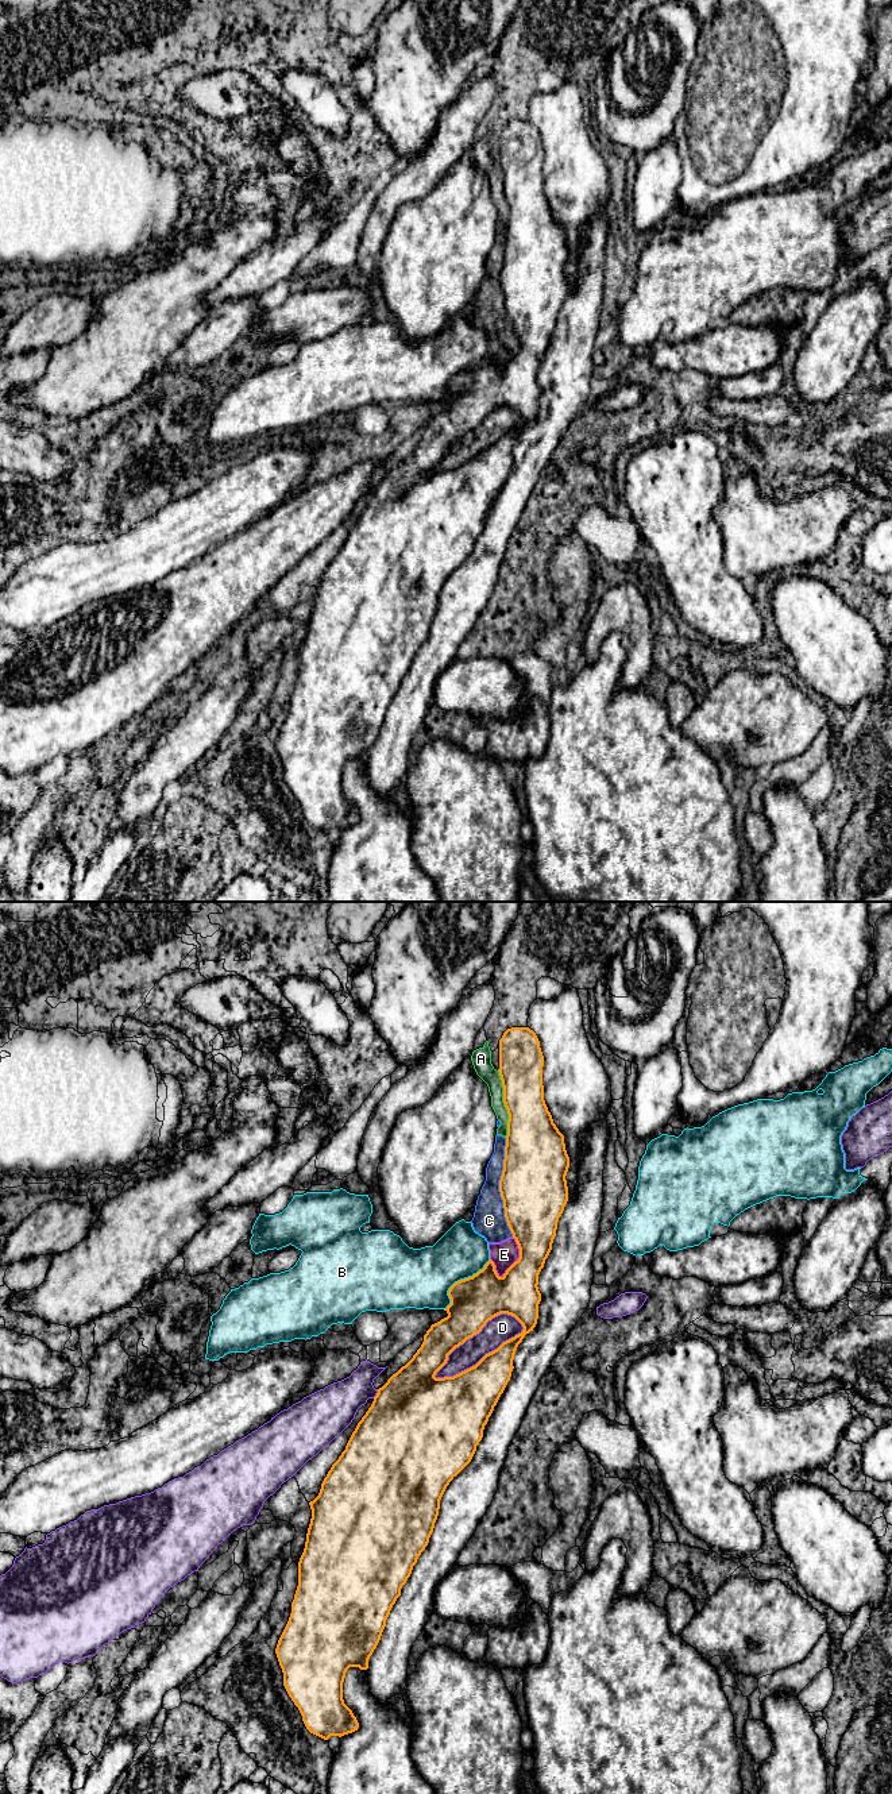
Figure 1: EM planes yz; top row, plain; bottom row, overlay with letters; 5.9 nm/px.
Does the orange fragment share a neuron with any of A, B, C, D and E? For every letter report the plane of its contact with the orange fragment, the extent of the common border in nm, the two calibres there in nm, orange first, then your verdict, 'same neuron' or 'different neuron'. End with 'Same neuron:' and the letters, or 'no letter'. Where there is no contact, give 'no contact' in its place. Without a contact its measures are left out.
A: yz | 400 nm | 300/110 nm | different neuron
B: yz | 400 nm | 280/360 nm | different neuron
C: yz | 600 nm | 400/200 nm | different neuron
D: yz | 600 nm | 320/160 nm | different neuron
E: yz | 260 nm | 300/150 nm | different neuron
Same neuron: no letter

